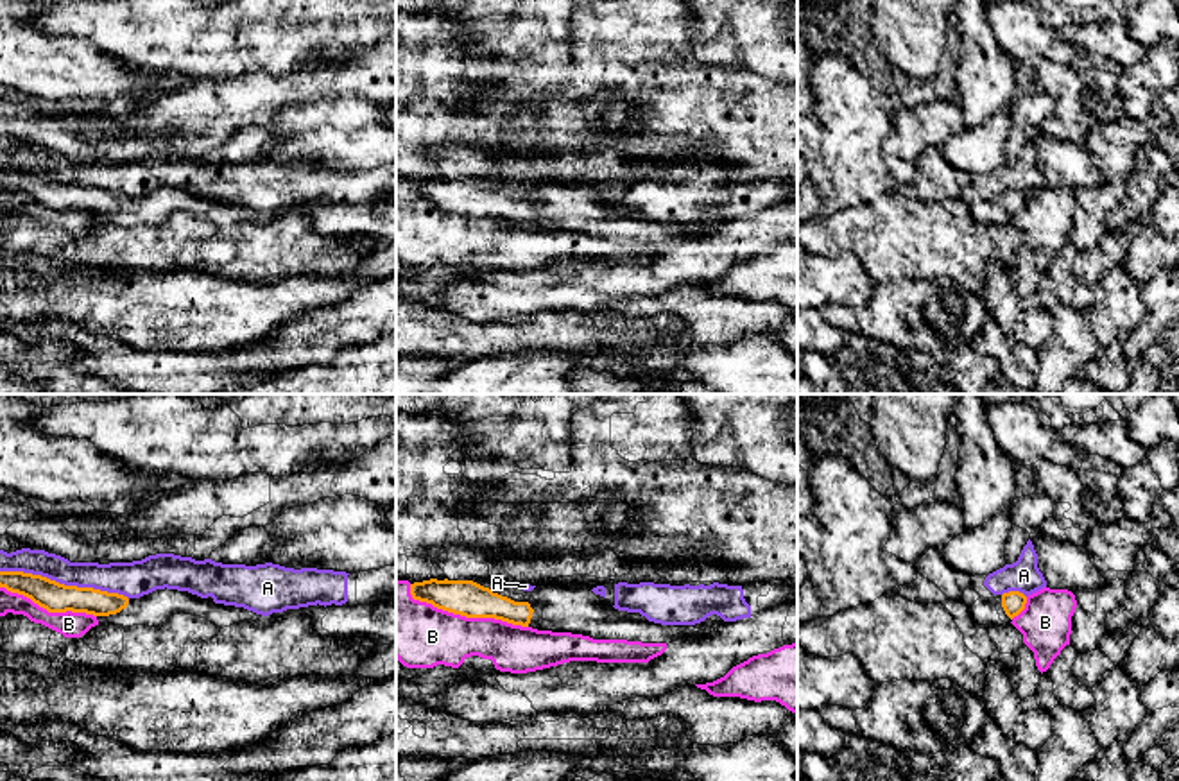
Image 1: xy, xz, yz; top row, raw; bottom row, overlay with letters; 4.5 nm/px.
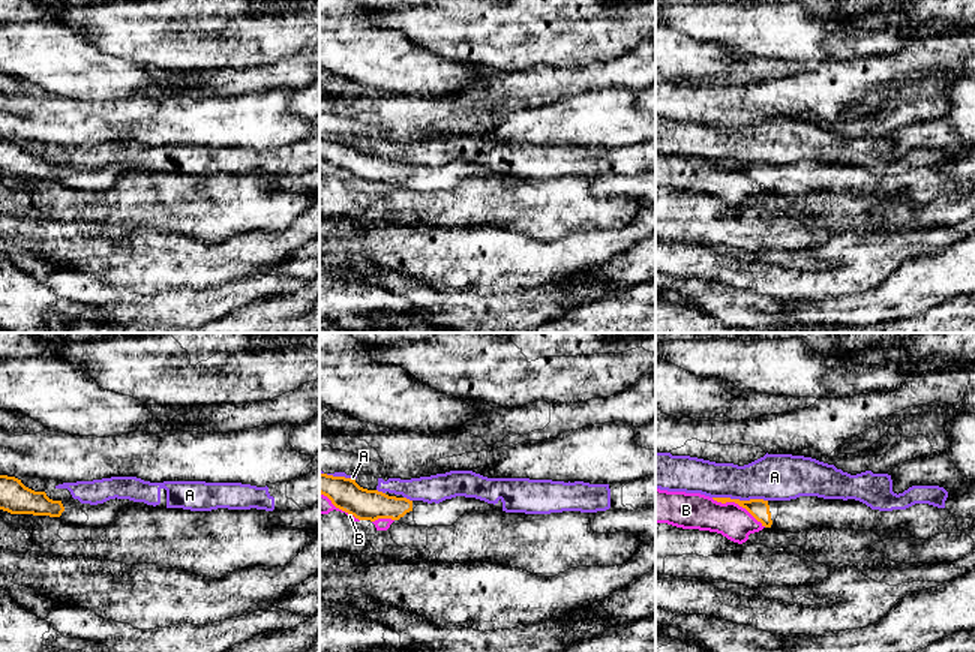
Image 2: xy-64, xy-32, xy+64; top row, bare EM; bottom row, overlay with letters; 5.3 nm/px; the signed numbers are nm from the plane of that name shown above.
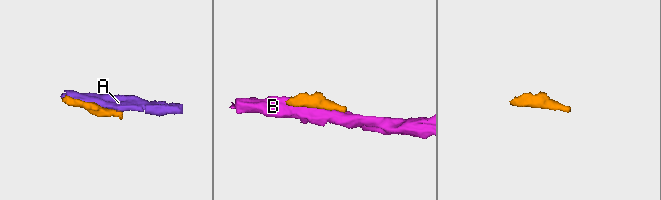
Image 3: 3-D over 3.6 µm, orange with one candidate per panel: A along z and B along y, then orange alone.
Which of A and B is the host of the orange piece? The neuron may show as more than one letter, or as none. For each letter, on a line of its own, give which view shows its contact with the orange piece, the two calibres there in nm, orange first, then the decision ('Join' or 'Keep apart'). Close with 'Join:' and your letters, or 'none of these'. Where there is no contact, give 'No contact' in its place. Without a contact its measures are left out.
A: Touches orange in xy. Thickness 140 nm (orange) against 140 nm. Keep apart
B: Touches orange in xz. Thickness 160 nm (orange) against 280 nm. Keep apart
Join: none of these

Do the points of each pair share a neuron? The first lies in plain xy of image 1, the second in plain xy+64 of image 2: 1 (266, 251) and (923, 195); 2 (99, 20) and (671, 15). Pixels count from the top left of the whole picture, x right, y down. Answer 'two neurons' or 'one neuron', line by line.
1: two neurons
2: one neuron

